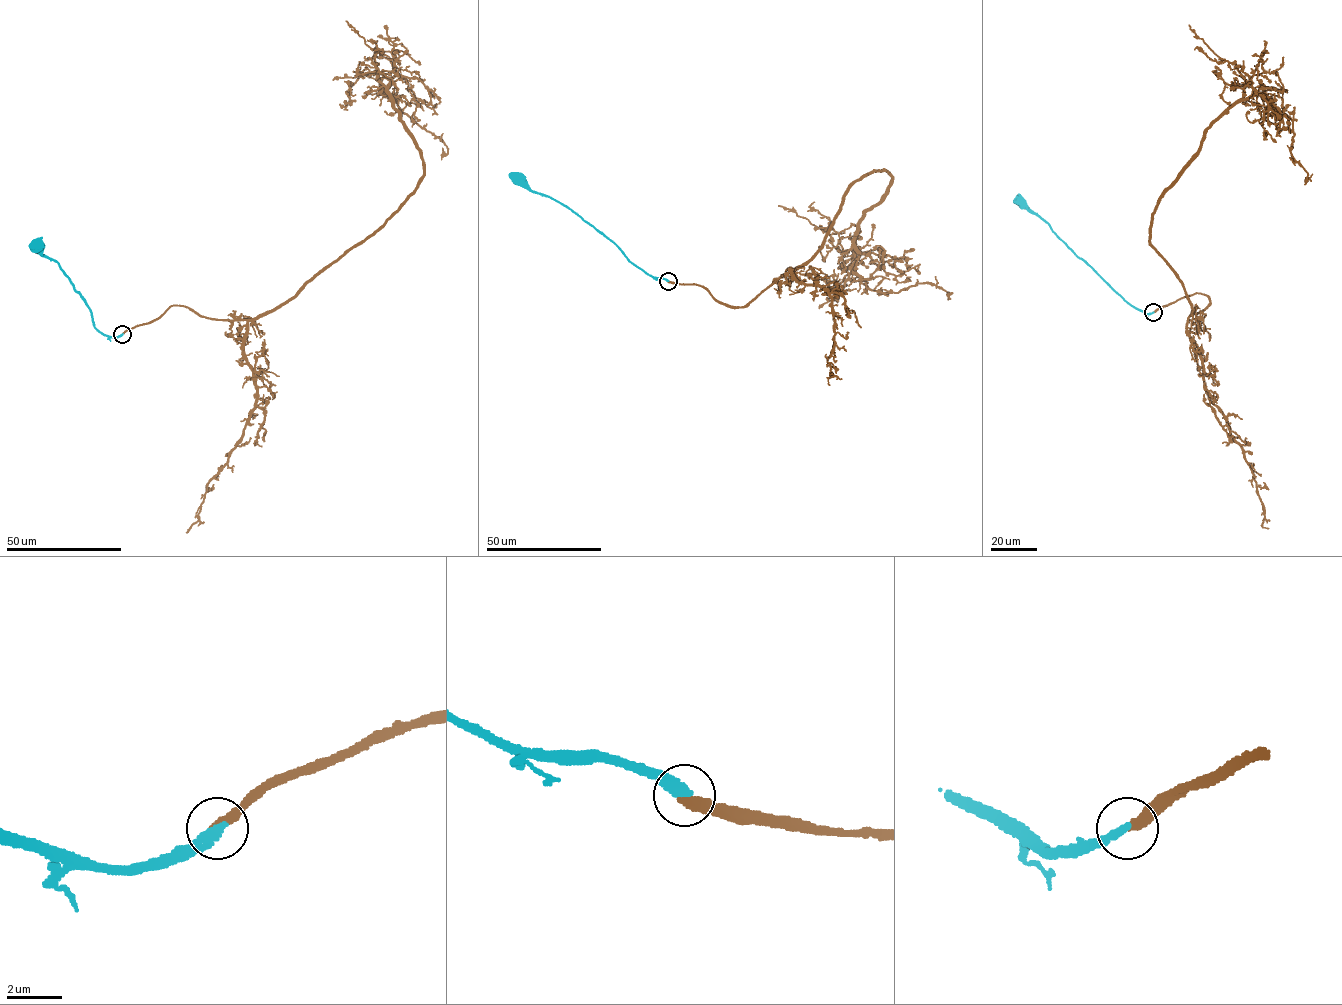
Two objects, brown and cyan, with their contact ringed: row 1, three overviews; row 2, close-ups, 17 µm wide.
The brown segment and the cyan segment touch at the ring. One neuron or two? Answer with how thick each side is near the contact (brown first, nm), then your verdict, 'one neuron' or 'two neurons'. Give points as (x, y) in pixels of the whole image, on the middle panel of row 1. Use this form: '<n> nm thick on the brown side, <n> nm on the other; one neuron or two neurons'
400 nm thick on the brown side, 320 nm on the other; one neuron

